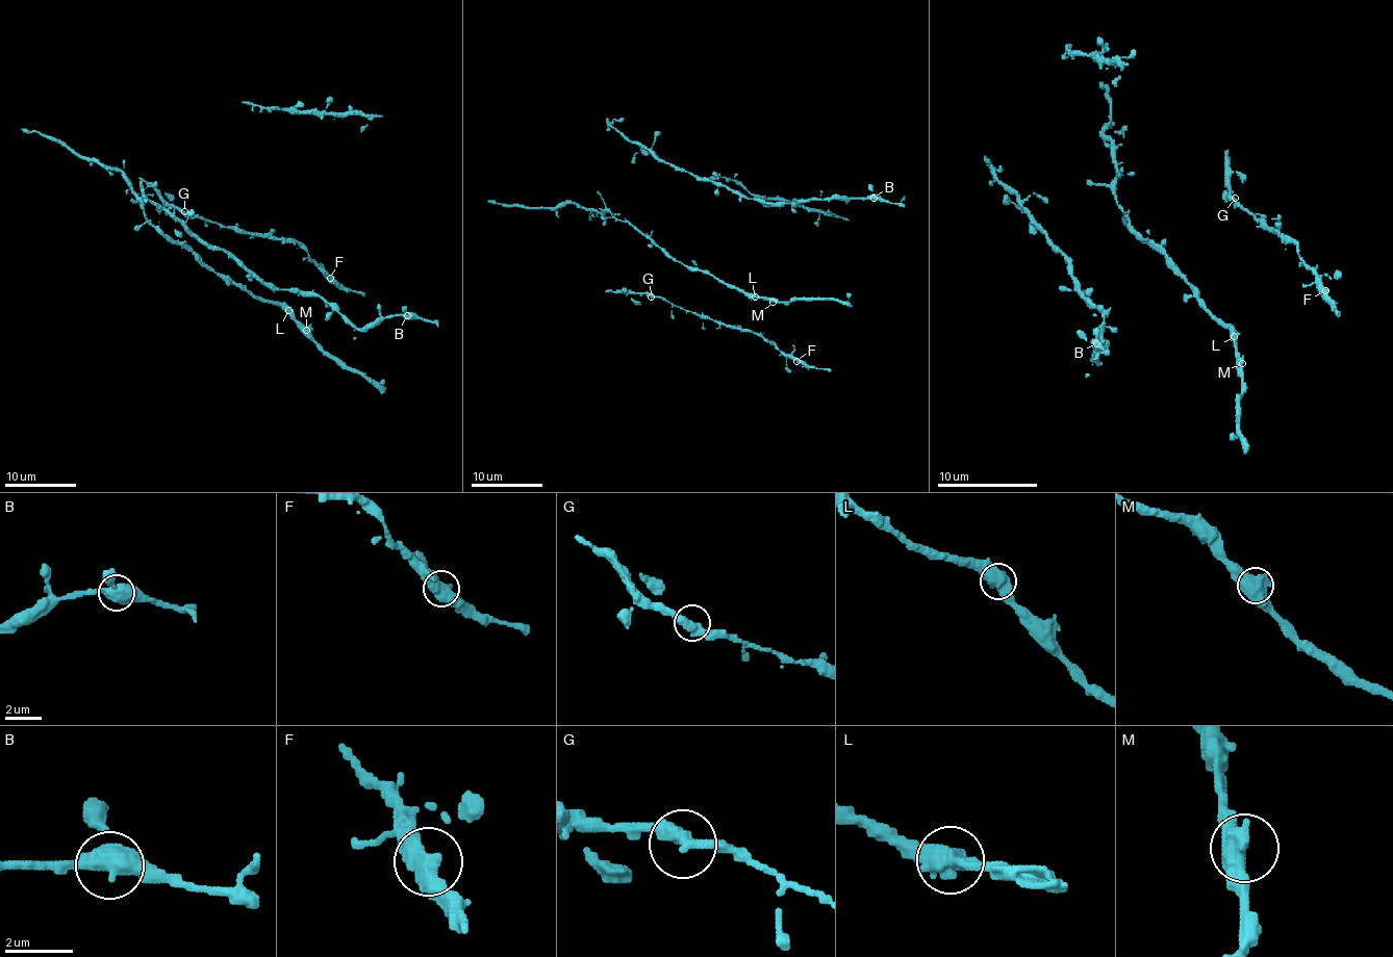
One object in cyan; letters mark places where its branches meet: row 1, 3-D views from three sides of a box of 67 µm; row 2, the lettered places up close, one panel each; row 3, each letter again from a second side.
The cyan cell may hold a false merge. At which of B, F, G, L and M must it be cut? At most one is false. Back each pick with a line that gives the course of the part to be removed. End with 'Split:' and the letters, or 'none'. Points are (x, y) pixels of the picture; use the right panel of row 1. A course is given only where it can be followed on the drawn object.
Split: none

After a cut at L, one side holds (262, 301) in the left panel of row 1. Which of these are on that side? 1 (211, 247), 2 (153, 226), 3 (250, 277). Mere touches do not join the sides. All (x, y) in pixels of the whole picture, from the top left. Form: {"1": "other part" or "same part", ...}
{"1": "other part", "2": "same part", "3": "other part"}

